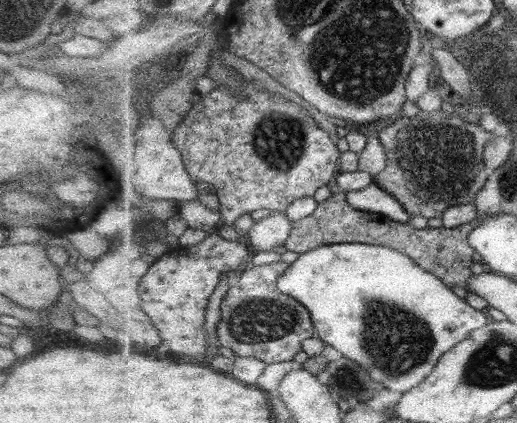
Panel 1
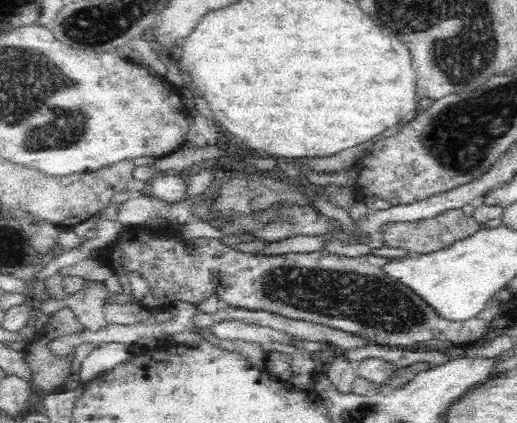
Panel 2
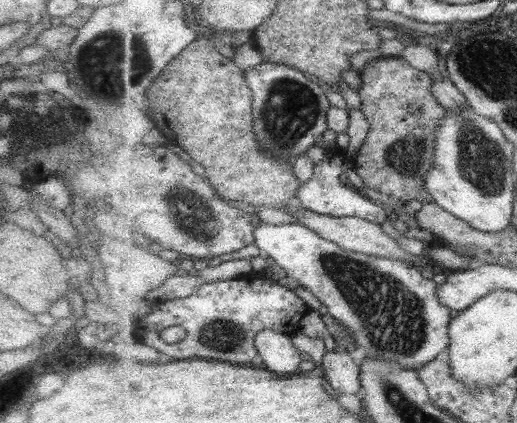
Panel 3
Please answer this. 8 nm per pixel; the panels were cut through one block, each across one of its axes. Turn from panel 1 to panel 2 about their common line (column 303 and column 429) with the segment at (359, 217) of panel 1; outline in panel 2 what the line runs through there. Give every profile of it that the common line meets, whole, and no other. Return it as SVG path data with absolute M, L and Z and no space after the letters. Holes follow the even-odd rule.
M450 209L434 218L417 222L416 224L390 224L381 228L383 242L390 248L403 248L410 254L428 254L444 250L460 239L472 236L480 230L482 224L476 221L472 214L464 213L463 209Z

